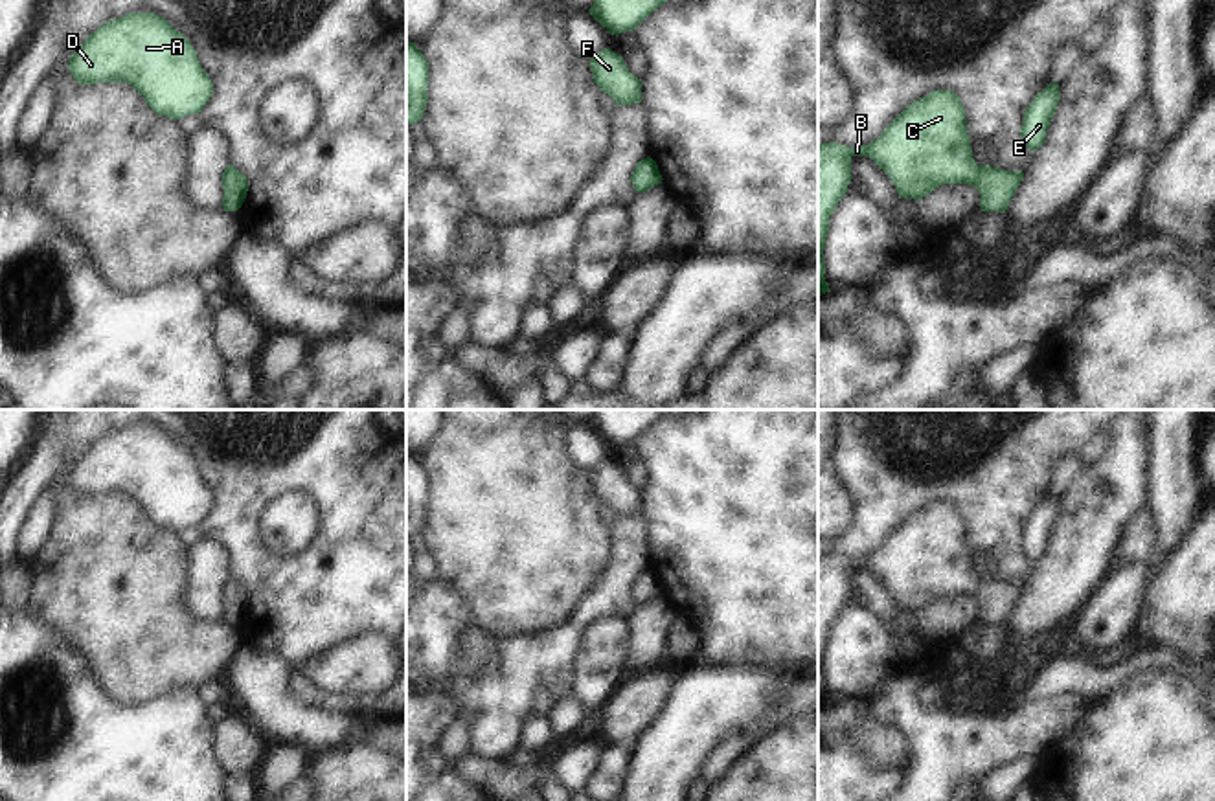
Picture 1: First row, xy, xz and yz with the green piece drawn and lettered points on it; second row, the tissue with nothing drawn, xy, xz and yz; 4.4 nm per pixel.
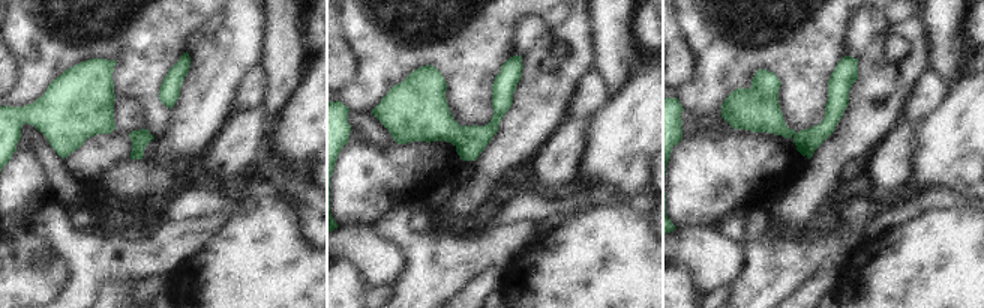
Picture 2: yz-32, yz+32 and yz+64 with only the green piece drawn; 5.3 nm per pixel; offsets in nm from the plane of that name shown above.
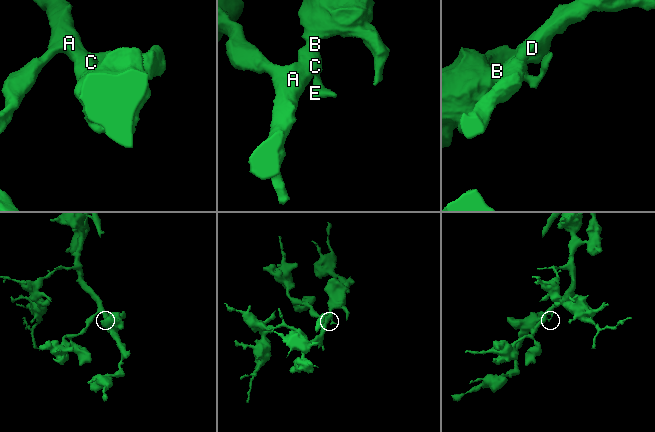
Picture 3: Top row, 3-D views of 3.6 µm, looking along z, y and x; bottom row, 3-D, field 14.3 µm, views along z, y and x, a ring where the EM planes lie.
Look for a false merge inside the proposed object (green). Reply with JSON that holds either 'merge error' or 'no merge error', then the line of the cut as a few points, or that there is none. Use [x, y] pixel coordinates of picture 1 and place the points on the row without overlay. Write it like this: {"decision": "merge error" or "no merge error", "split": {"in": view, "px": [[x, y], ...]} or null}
{"decision": "no merge error", "split": null}

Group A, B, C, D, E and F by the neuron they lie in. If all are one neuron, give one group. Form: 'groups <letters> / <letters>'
groups A B C D E F

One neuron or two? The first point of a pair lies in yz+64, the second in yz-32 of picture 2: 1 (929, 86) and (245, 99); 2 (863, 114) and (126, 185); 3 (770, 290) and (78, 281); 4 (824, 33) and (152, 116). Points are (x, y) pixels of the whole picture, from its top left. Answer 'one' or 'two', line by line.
1: one
2: two
3: one
4: one

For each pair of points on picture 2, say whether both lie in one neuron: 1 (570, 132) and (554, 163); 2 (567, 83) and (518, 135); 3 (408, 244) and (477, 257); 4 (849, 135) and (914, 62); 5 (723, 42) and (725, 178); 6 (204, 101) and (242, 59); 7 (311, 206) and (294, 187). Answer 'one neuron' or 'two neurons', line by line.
1: one neuron
2: one neuron
3: one neuron
4: one neuron
5: one neuron
6: one neuron
7: one neuron

